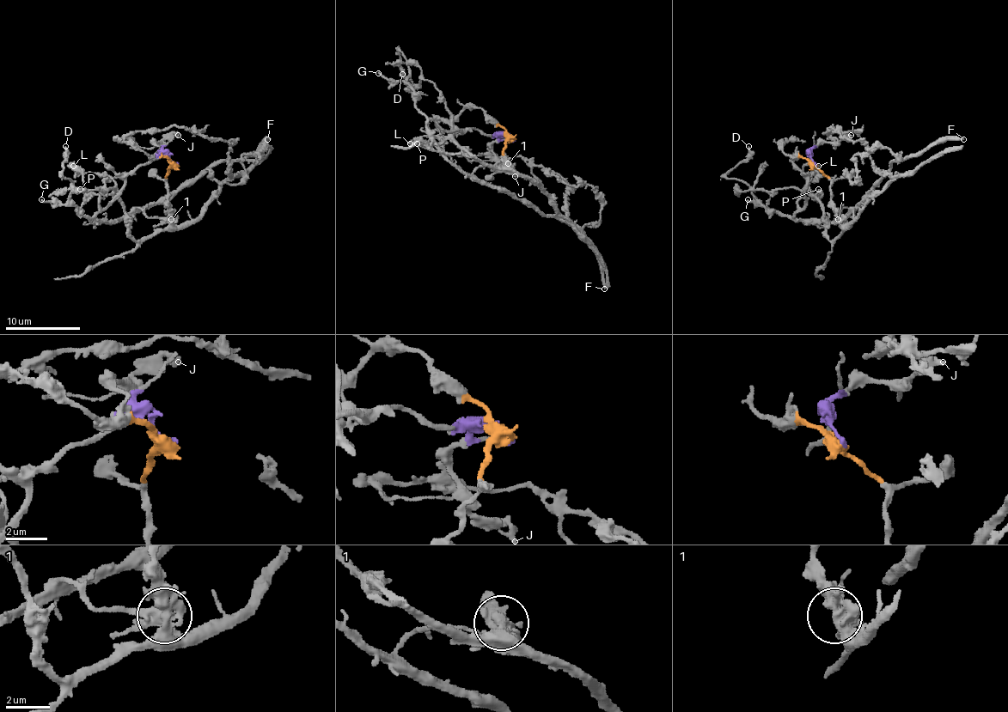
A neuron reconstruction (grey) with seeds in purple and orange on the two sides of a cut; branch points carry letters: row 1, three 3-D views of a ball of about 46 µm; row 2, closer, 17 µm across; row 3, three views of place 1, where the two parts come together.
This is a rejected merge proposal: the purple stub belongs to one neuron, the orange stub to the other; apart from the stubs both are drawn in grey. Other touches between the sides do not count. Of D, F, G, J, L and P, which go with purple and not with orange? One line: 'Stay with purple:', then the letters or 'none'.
Stay with purple: D, F, G, J

